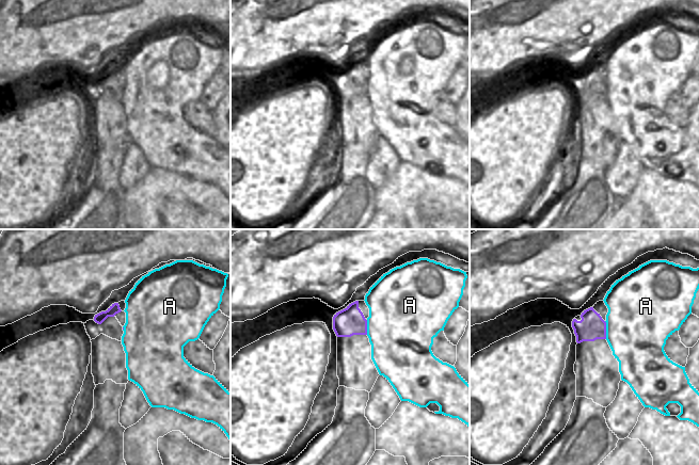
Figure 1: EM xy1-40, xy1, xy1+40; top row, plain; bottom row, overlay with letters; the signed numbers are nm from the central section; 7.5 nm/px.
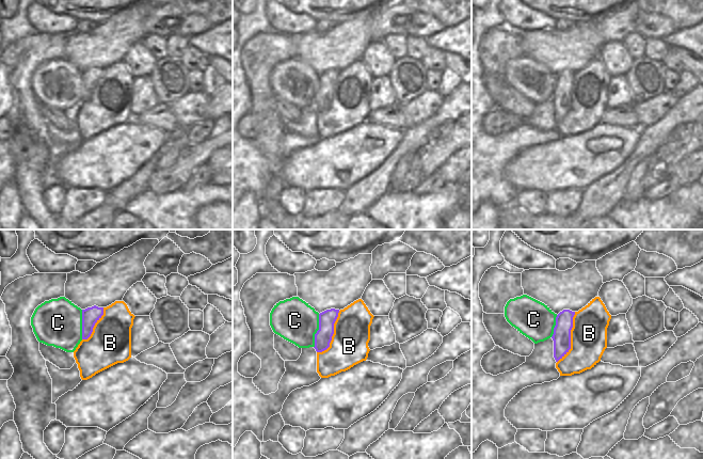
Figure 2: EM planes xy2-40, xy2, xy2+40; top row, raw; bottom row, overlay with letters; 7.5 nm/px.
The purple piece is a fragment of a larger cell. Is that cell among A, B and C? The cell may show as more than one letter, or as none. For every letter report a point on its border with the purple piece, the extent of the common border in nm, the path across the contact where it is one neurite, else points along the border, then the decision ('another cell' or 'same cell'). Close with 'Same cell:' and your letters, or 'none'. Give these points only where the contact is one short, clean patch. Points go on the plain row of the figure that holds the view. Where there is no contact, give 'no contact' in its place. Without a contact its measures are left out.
A: meets purple in xy1+40 at (605, 91); contact 140 nm long; border along xy1+40 (604, 82), (606, 99); another cell
B: meets purple in xy2+40 at (570, 98); contact 400 nm long; another cell
C: meets purple in xy2 at (317, 92); contact 260 nm long; another cell
Same cell: none

